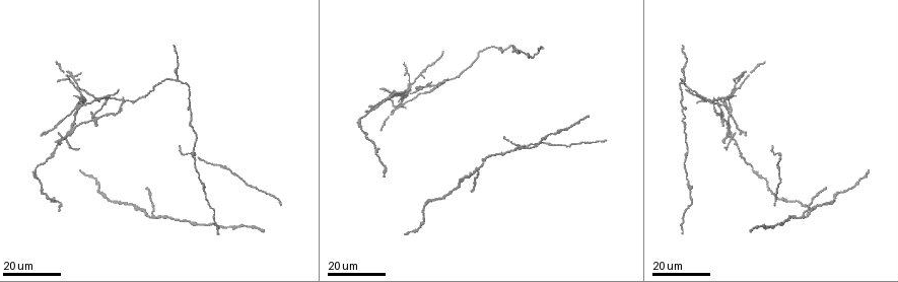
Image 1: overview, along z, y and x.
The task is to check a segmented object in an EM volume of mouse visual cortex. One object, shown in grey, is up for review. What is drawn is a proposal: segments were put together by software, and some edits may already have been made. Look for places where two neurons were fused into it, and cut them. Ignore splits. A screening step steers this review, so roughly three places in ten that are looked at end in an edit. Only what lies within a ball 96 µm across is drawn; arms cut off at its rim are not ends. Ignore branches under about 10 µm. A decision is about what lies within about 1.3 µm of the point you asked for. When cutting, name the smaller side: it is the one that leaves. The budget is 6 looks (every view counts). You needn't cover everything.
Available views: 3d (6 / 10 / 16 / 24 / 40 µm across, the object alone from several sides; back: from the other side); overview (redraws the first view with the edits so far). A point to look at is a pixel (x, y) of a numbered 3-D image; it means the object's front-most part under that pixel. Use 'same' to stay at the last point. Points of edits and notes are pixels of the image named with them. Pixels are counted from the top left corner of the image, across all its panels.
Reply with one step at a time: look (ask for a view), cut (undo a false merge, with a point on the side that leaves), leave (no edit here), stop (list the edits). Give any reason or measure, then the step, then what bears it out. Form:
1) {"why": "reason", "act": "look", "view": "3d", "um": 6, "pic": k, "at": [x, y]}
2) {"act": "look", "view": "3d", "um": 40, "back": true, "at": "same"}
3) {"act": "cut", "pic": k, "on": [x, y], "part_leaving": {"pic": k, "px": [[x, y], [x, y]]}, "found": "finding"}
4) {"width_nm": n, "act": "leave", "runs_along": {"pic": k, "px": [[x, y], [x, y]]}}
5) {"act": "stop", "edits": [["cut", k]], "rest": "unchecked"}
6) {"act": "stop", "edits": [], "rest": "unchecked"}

{"why": "three-way junction", "act": "look", "view": "3d", "um": 24, "pic": 1, "at": [126, 99]}

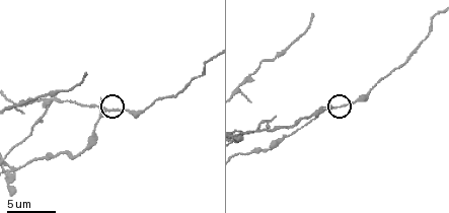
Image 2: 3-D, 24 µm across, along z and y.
{"act": "look", "view": "3d", "um": 10, "pic": 2, "at": [336, 106]}

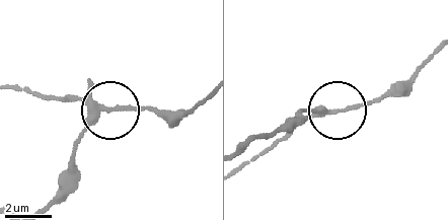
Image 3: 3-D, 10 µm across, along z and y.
{"arms": 3, "act": "cut", "pic": 3, "on": [79, 142], "part_leaving": {"pic": 3, "px": [[89, 111], [68, 178], [43, 206]]}, "found": "two neurons meet here"}

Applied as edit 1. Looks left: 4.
{"act": "look", "view": "overview"}

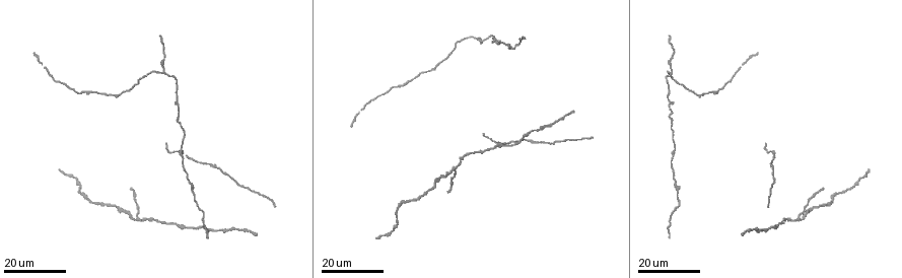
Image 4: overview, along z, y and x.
{"why": "a fork", "act": "look", "view": "3d", "um": 24, "pic": 4, "at": [164, 71]}

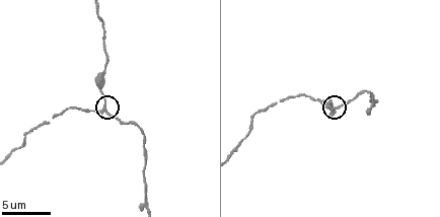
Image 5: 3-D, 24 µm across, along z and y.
{"act": "look", "view": "3d", "um": 6, "pic": 5, "at": [331, 108]}

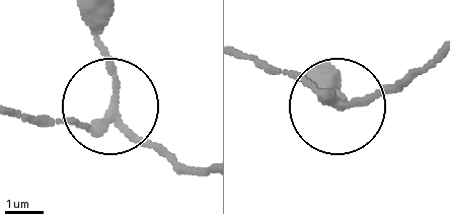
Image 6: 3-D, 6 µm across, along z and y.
{"arms": 3, "act": "leave", "found": "continuous, no second neuron"}

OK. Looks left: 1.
{"act": "stop", "edits": [["cut", 3]], "rest": "unchecked"}

